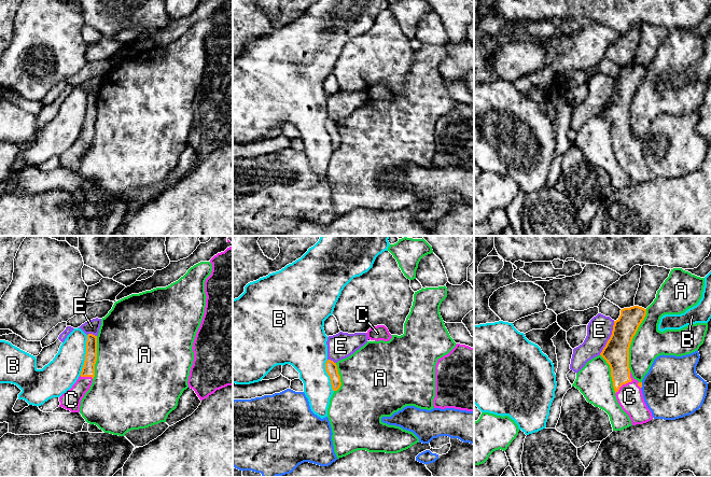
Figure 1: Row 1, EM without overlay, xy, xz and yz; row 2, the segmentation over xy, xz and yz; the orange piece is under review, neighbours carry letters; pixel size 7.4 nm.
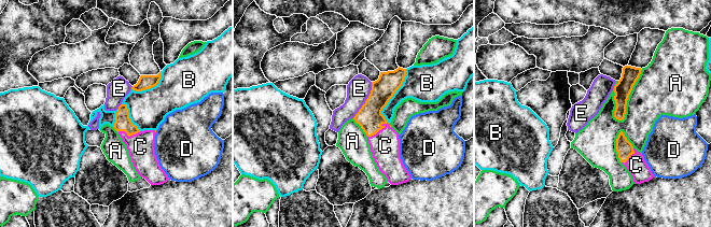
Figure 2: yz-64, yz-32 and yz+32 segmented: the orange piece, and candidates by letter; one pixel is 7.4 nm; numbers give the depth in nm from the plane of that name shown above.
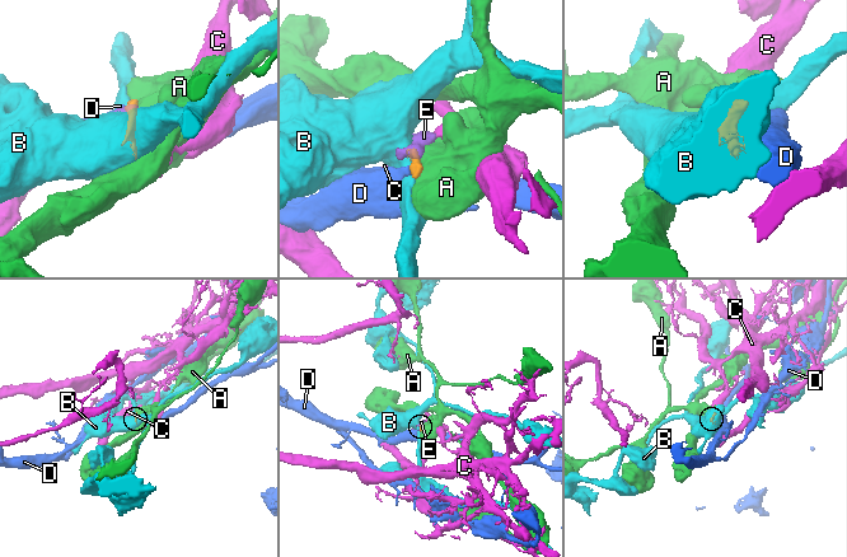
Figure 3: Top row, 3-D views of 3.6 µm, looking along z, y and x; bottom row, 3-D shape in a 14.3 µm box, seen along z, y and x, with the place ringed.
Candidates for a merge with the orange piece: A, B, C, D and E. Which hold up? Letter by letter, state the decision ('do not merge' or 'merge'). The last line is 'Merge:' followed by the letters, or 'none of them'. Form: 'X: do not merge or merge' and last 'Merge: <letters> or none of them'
A: do not merge
B: do not merge
C: merge
D: do not merge
E: do not merge
Merge: C

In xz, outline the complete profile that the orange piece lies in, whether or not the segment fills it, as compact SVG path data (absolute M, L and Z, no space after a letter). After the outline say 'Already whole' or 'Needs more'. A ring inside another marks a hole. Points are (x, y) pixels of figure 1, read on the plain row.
M327 118L325 122L325 129L330 135L333 150L337 150L340 146L341 141L340 141L340 135L338 132L336 122L334 122L331 118Z. Already whole

